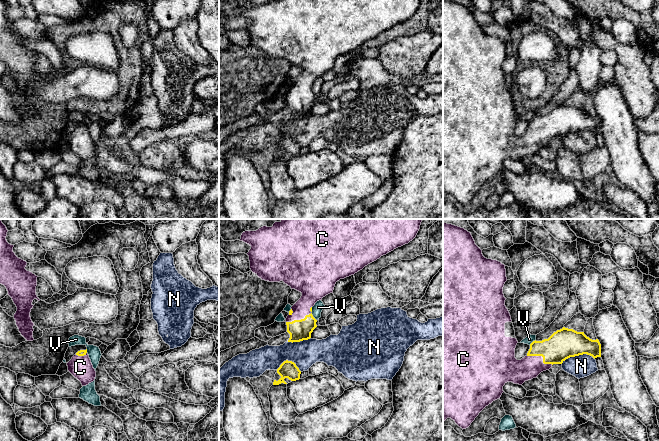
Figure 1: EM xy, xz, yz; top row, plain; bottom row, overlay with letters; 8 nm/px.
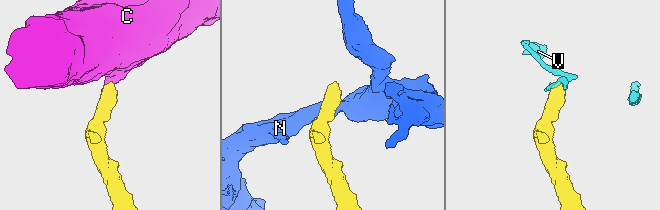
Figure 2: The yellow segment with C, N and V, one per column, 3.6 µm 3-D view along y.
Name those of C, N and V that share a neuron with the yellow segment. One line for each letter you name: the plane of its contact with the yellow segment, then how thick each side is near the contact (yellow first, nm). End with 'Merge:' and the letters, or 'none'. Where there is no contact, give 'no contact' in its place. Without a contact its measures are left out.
C: meets yellow in yz; 240 nm thick on the yellow side, 190 nm on the other
Merge: C

